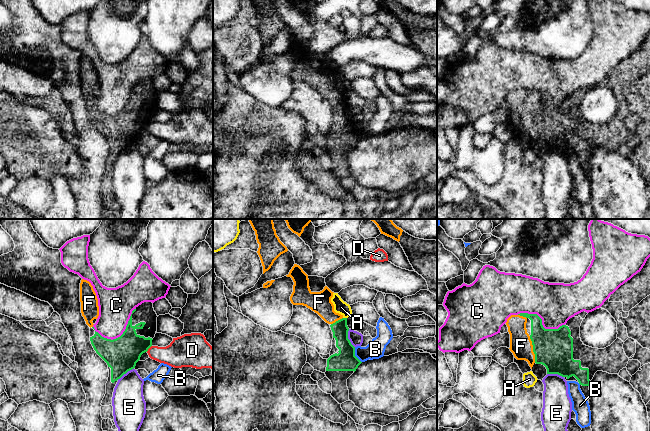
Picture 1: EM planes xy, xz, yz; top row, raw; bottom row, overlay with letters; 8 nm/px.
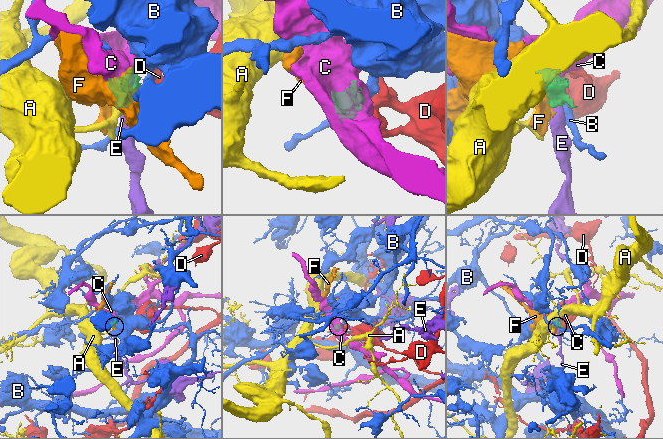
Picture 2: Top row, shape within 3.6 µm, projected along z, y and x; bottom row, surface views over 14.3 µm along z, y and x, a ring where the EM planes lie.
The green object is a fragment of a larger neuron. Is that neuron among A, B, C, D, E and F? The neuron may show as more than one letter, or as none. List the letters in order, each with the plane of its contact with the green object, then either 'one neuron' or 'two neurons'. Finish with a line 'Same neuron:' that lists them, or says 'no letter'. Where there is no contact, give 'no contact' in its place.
A: xz | two neurons
B: xz | two neurons
C: xy | two neurons
D: xy | two neurons
E: xz | two neurons
F: yz | one neuron
Same neuron: F

